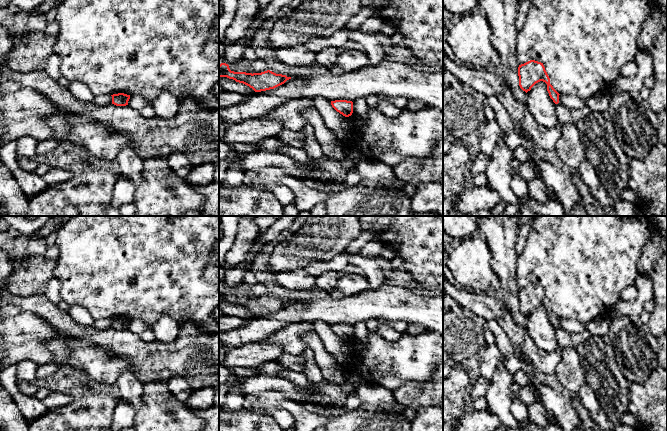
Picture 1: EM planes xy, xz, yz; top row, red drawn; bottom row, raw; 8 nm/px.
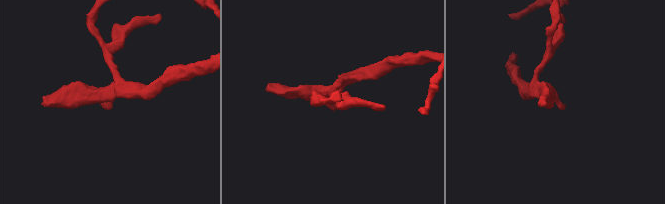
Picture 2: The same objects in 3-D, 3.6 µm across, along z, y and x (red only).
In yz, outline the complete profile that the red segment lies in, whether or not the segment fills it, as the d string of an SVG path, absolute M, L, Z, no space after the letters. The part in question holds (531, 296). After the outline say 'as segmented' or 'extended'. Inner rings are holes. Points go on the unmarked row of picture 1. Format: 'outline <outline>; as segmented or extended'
outline M530 284L518 291L519 310L526 317L538 306L547 308L547 315L555 328L559 327L559 317L550 308L550 302L543 287Z; as segmented

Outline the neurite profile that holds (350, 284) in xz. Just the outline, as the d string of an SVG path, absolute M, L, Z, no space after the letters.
M341 274L335 288L329 293L329 297L340 299L349 297L370 289L367 279L358 274Z

